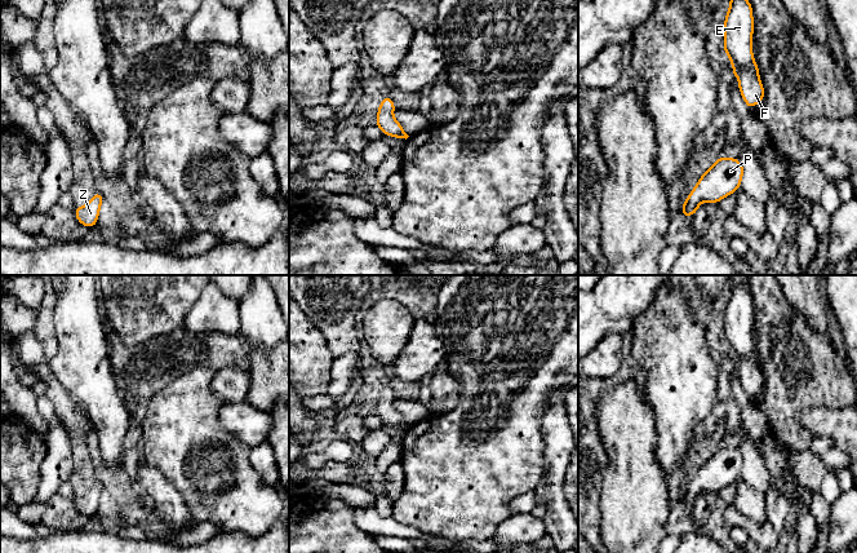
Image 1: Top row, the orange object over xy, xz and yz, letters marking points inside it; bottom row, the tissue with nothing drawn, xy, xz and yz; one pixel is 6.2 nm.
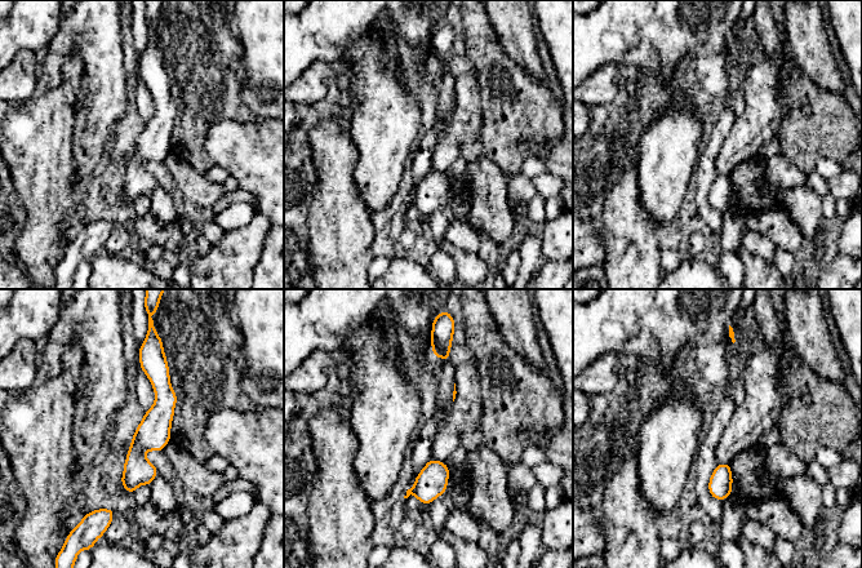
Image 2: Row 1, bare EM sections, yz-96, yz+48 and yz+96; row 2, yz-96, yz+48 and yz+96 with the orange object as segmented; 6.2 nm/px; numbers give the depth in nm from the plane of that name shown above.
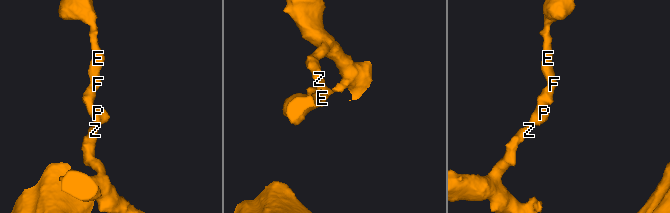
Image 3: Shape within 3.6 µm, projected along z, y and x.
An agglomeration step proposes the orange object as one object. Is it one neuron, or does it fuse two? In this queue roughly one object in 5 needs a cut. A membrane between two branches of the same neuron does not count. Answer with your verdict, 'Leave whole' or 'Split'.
Leave whole

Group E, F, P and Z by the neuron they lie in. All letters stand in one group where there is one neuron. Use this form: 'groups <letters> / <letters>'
groups E F P Z

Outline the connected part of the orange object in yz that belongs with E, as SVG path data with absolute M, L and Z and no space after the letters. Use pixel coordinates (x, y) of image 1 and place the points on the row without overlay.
M740 275L731 286L724 310L724 341L731 349L733 366L738 367L740 382L749 398L752 398L764 389L764 377L752 344L752 296L743 283L745 279Z

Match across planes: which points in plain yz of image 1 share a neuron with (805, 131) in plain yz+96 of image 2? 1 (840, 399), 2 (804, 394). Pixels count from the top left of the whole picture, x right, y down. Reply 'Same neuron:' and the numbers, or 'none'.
Same neuron: 1, 2

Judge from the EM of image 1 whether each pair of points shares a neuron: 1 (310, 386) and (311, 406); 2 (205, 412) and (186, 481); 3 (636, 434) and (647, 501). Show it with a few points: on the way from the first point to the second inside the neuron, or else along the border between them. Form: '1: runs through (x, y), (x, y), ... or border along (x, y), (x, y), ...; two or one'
1: border along (325, 393), (318, 397), (302, 398); two
2: runs through (191, 429), (191, 464); one
3: runs through (636, 451), (636, 485); one

